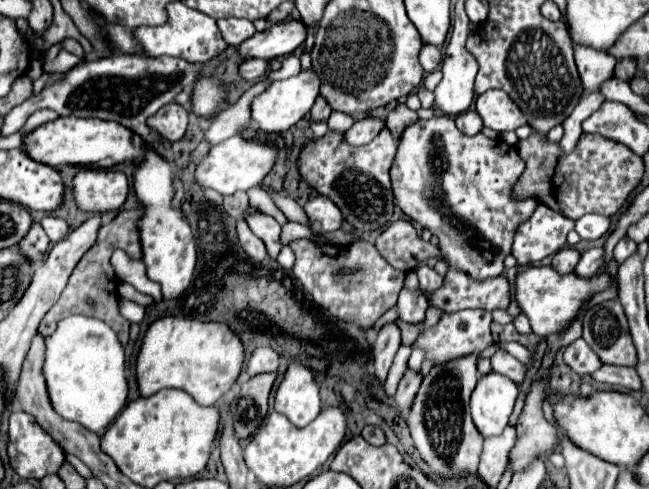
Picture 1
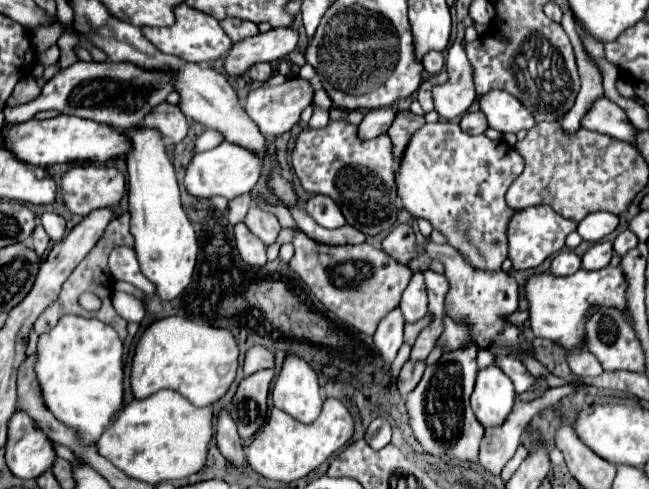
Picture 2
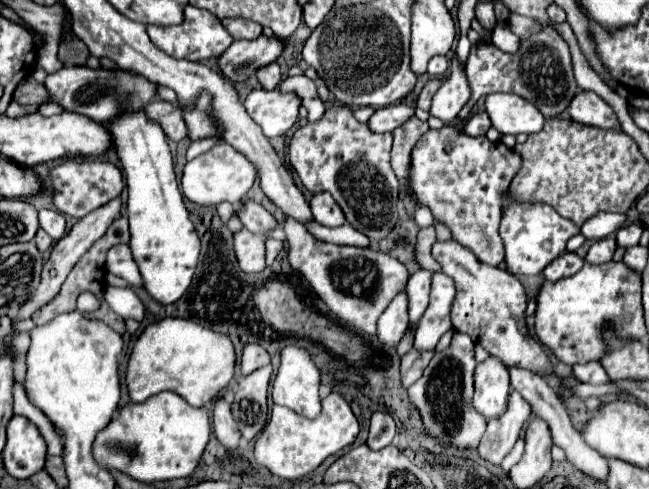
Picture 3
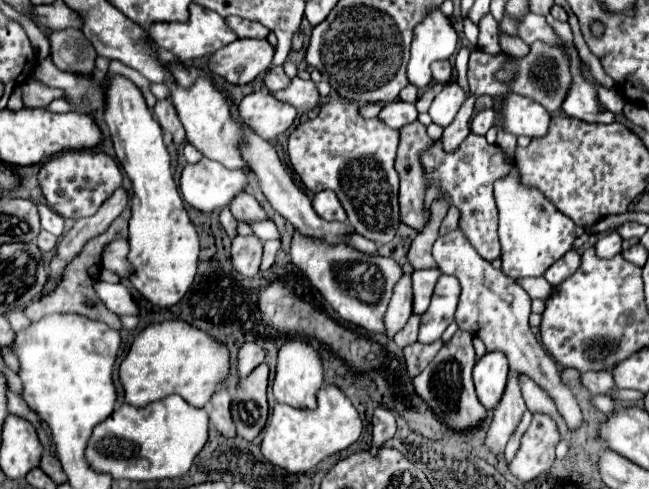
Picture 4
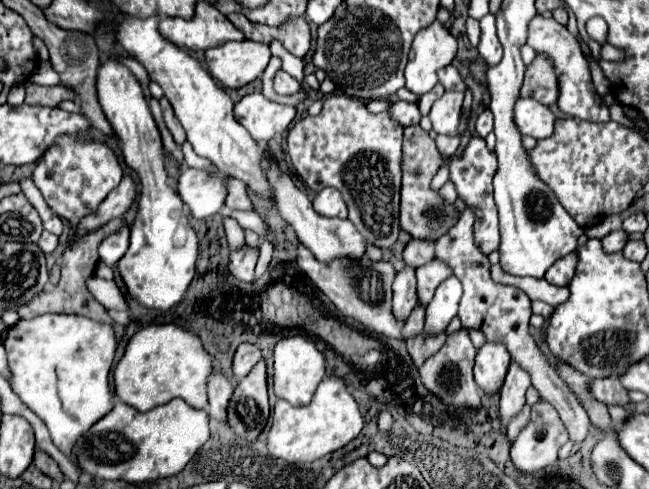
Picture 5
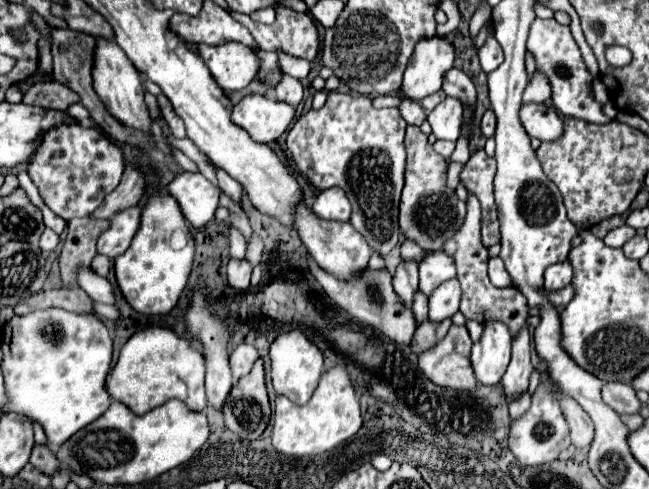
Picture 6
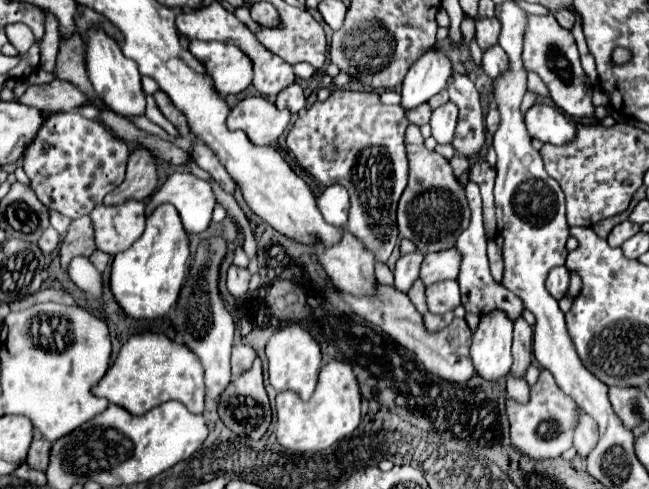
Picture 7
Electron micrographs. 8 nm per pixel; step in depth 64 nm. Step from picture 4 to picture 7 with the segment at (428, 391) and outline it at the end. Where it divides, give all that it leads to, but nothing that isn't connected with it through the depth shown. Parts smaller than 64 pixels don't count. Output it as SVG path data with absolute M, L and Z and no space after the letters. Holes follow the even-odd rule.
M380 286L380 294L374 298L354 298L354 296L344 296L342 292L338 292L338 294L344 302L348 302L352 306L352 310L358 316L380 326L400 346L414 352L422 360L422 364L428 372L432 372L444 380L450 380L450 382L466 382L472 376L472 372L474 372L474 366L470 360L472 330L468 328L464 318L454 318L452 324L448 328L442 328L440 332L428 332L422 324L422 316L418 314L418 310L410 302L410 298L394 288Z

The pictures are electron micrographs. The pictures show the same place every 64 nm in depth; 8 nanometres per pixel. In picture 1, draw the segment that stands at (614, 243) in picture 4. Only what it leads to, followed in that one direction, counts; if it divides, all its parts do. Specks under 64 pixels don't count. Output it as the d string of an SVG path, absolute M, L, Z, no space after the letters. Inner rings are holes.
M602 246L600 248L590 248L582 254L574 272L578 276L588 278L588 276L594 276L598 272L598 268L602 268L602 264L604 264L604 248Z

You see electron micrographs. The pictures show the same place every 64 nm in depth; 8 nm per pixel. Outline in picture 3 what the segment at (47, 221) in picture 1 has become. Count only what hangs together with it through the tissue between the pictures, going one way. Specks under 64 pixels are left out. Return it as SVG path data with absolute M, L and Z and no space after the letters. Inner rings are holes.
M40 210L40 226L54 238L60 240L60 236L64 236L64 216L56 210Z

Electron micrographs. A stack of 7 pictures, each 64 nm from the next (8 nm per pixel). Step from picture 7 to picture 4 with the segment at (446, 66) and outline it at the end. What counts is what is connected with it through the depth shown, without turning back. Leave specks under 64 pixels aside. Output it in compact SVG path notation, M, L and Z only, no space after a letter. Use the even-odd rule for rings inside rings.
M430 12L424 18L424 24L418 24L414 30L412 52L408 62L408 82L416 88L428 88L432 84L432 62L448 60L456 52L456 30L450 20L440 12Z

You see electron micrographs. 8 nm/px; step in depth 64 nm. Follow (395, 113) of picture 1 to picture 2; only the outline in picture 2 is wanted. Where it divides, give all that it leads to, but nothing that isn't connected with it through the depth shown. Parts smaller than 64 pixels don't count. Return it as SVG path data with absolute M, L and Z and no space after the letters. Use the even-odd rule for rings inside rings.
M400 110L400 114L396 116L394 124L388 130L388 136L392 138L392 148L394 148L394 164L400 164L400 156L404 156L404 148L408 146L408 140L424 124L426 120L422 116L416 116L410 110Z

